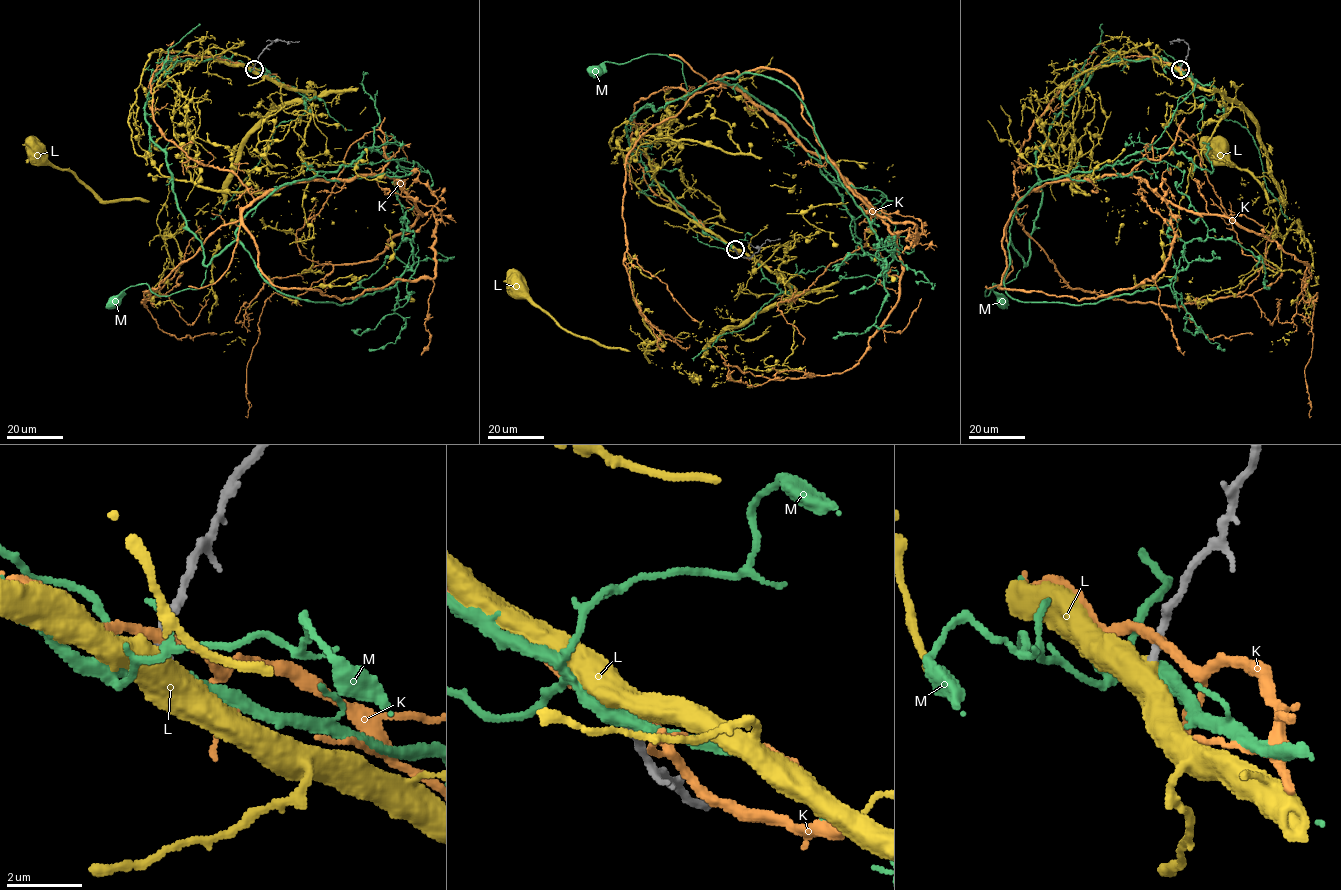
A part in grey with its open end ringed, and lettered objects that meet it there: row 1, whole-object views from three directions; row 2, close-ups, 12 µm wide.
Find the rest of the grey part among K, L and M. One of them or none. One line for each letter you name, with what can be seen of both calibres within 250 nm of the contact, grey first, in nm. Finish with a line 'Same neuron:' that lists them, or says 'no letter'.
L: 260/550 nm
Same neuron: L

